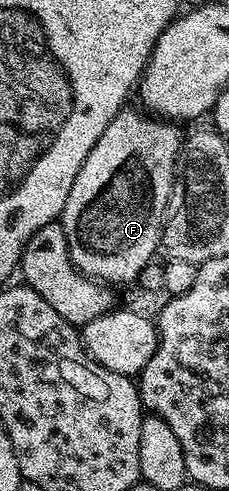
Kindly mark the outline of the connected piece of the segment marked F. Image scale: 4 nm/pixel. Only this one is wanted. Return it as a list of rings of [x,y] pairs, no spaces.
[[[118,112],[113,122],[105,126],[105,134],[101,134],[93,150],[89,150],[89,158],[85,158],[73,182],[73,190],[69,190],[61,217],[69,254],[77,271],[108,286],[134,285],[140,270],[152,263],[154,256],[151,255],[160,251],[163,217],[167,215],[167,200],[171,196],[171,183],[175,181],[175,162],[179,159],[181,135],[175,129],[178,127],[166,118],[147,124],[144,113],[139,112]]]

